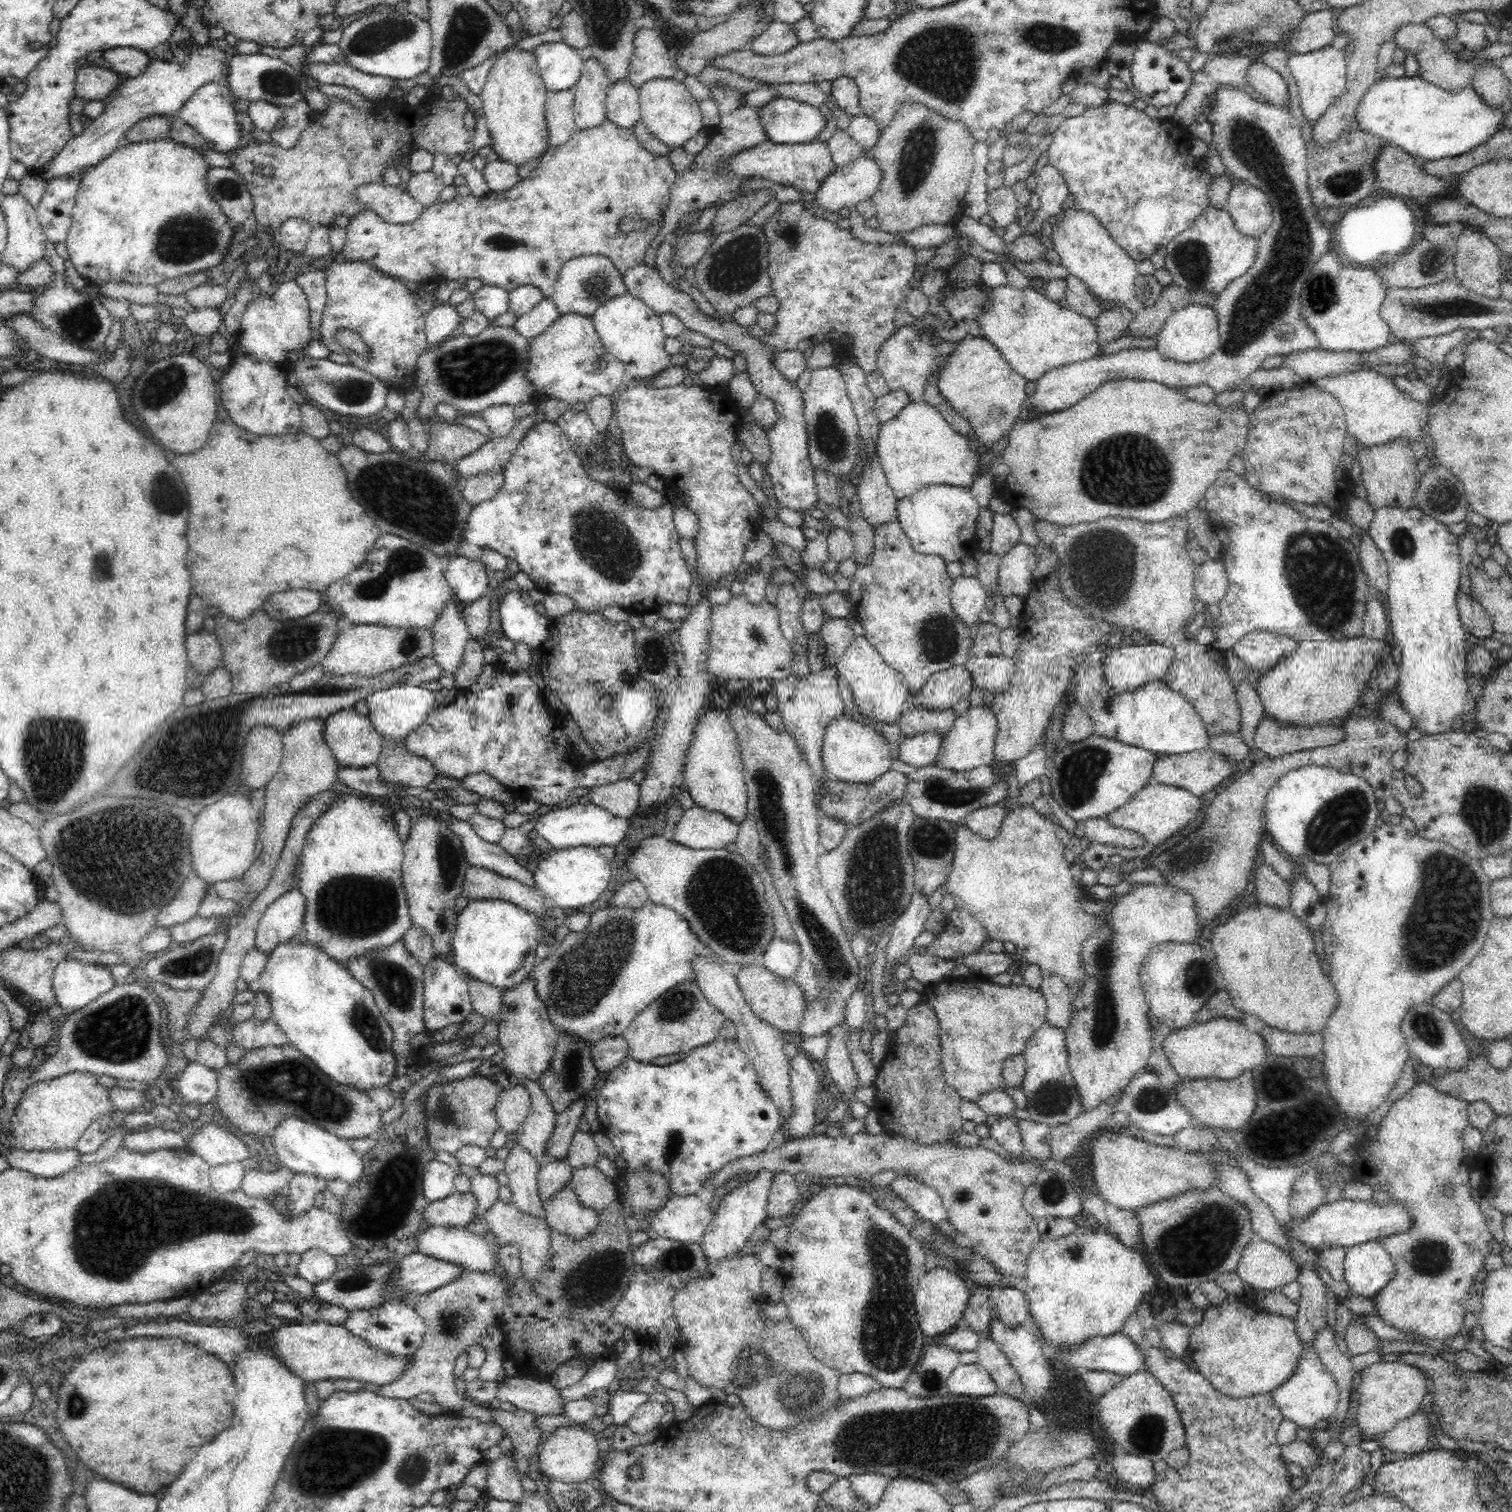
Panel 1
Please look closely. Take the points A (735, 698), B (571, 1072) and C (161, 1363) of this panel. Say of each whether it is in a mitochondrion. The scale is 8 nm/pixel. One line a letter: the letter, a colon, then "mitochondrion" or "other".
A: other
B: mitochondrion
C: other

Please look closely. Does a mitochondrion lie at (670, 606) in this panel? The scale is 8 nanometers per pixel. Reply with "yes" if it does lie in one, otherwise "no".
no

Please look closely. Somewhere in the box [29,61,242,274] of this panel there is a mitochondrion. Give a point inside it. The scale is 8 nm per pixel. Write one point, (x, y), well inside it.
(183, 239)

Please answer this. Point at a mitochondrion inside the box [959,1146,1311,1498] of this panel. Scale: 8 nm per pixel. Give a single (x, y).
(1219, 1224)

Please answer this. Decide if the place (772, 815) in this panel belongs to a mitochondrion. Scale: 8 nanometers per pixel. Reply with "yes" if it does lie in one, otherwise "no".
yes

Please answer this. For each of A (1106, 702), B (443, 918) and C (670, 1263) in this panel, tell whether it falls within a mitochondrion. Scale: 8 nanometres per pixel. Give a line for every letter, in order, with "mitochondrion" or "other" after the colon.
A: mitochondrion
B: mitochondrion
C: mitochondrion

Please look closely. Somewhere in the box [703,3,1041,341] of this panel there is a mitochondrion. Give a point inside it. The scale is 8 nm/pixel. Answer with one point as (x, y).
(943, 60)

